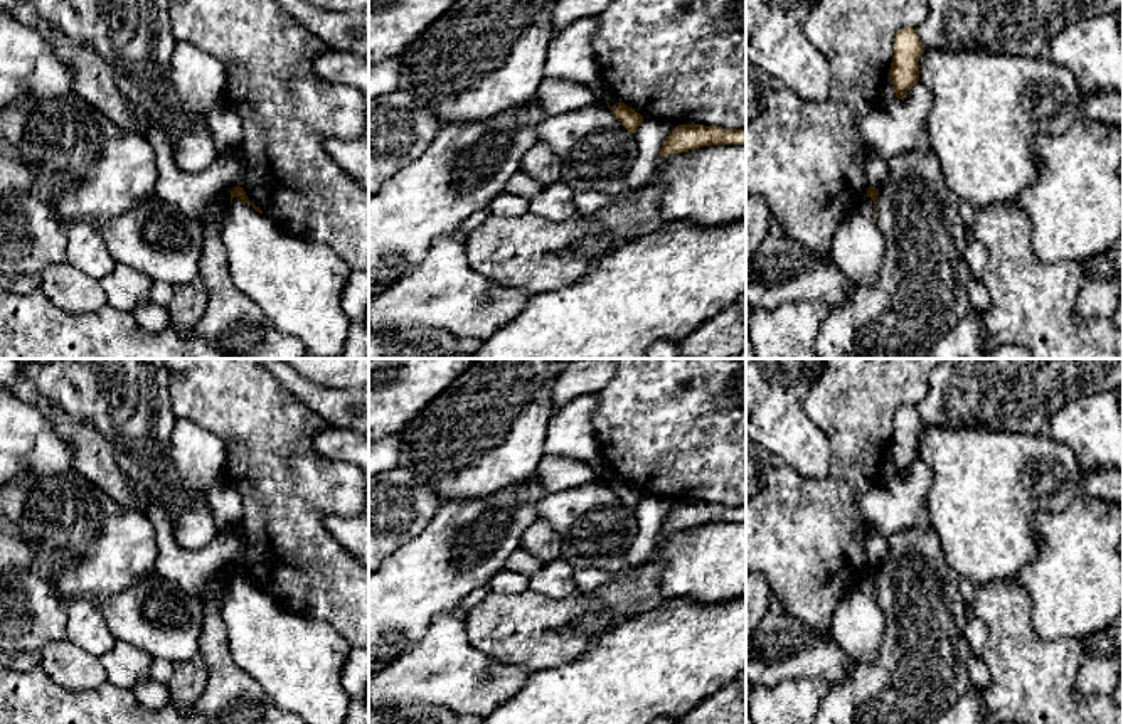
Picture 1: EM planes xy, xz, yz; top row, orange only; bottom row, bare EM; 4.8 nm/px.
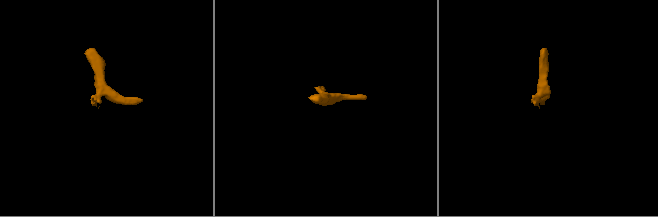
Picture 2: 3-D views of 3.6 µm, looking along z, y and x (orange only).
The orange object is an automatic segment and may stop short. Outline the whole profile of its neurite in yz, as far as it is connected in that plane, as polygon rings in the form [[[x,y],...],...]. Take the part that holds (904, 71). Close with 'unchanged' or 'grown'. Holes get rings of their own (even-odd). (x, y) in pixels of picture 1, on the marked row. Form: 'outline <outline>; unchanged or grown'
outline [[[913,27],[901,29],[894,37],[894,56],[891,62],[891,79],[897,99],[906,98],[907,91],[919,81],[919,57],[924,45]]]; unchanged

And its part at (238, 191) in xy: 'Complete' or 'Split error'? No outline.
Split error

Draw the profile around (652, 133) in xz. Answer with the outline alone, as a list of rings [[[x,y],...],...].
[[[643,118],[635,133],[638,155],[626,173],[625,189],[636,190],[647,187],[657,177],[660,148],[677,126],[670,120]]]

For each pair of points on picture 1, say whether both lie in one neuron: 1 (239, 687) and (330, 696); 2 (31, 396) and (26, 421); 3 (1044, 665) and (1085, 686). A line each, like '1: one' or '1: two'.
1: two
2: two
3: two

